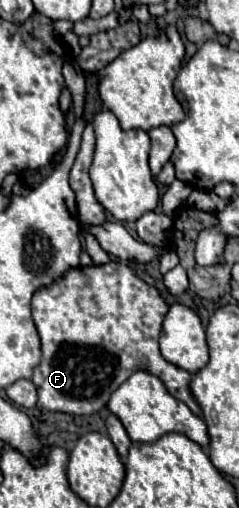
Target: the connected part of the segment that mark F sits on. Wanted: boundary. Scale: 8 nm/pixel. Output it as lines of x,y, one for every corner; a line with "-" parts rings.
109,262
101,266
93,264
87,268
79,266
75,270
69,270
69,274
59,278
55,284
35,292
31,306
33,306
33,322
41,336
41,350
43,350
41,364
33,370
31,378
33,384
37,386
39,406
53,412
67,412
77,416
99,412
109,400
109,394
119,384
123,384
133,370
147,368
149,372
153,372
163,380
171,396
185,402
195,416
201,416
201,408
189,388
191,374
167,362
159,352
159,334
169,306
163,302
161,294
145,280
141,280
127,264

